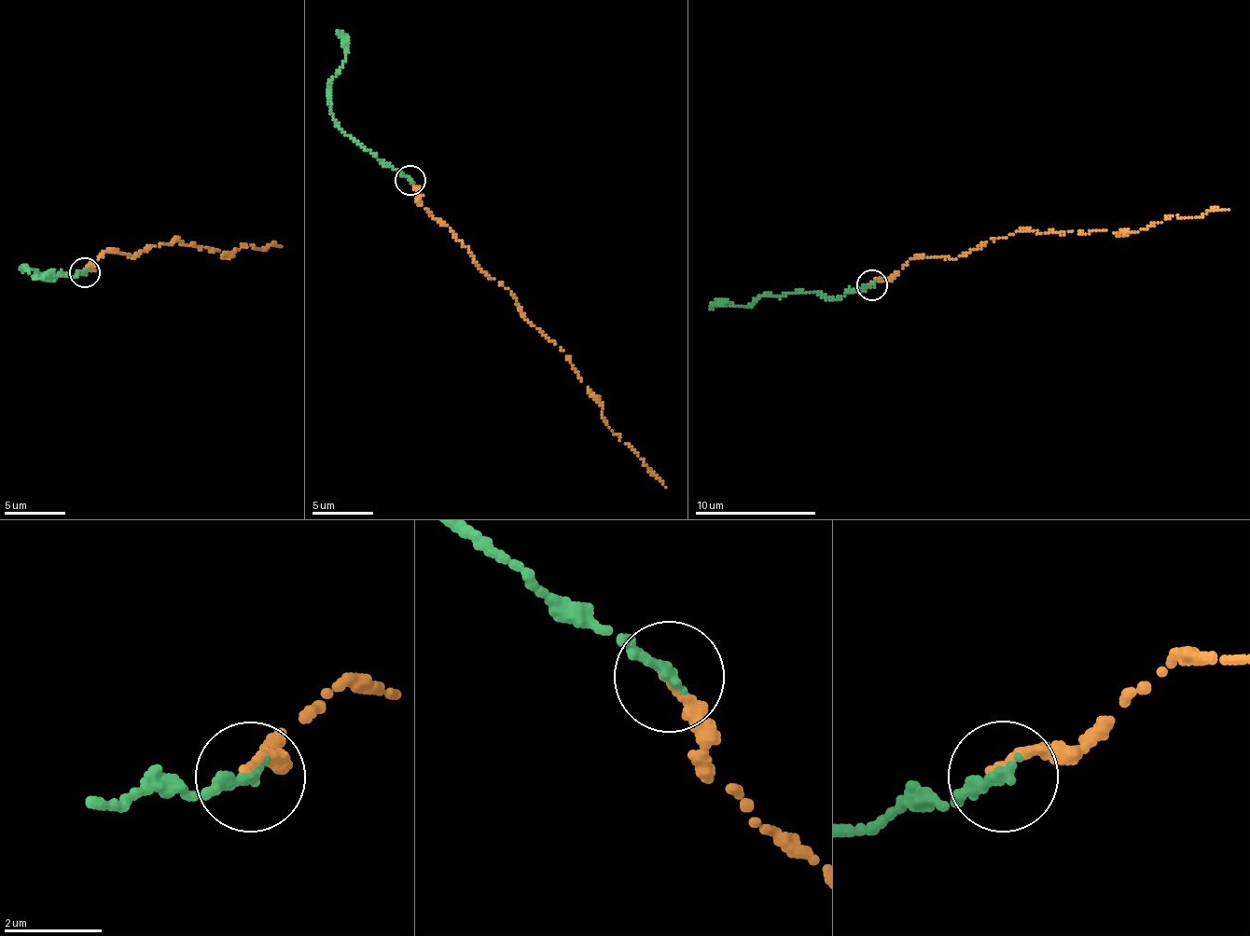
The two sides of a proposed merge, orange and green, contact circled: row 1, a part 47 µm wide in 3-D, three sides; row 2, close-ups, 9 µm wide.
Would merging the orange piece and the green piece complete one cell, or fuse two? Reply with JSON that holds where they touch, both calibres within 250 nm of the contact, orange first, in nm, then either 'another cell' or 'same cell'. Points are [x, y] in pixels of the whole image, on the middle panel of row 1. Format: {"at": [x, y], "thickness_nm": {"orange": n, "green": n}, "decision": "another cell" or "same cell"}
{"at": [409, 180], "thickness_nm": {"orange": 240, "green": 260}, "decision": "same cell"}

